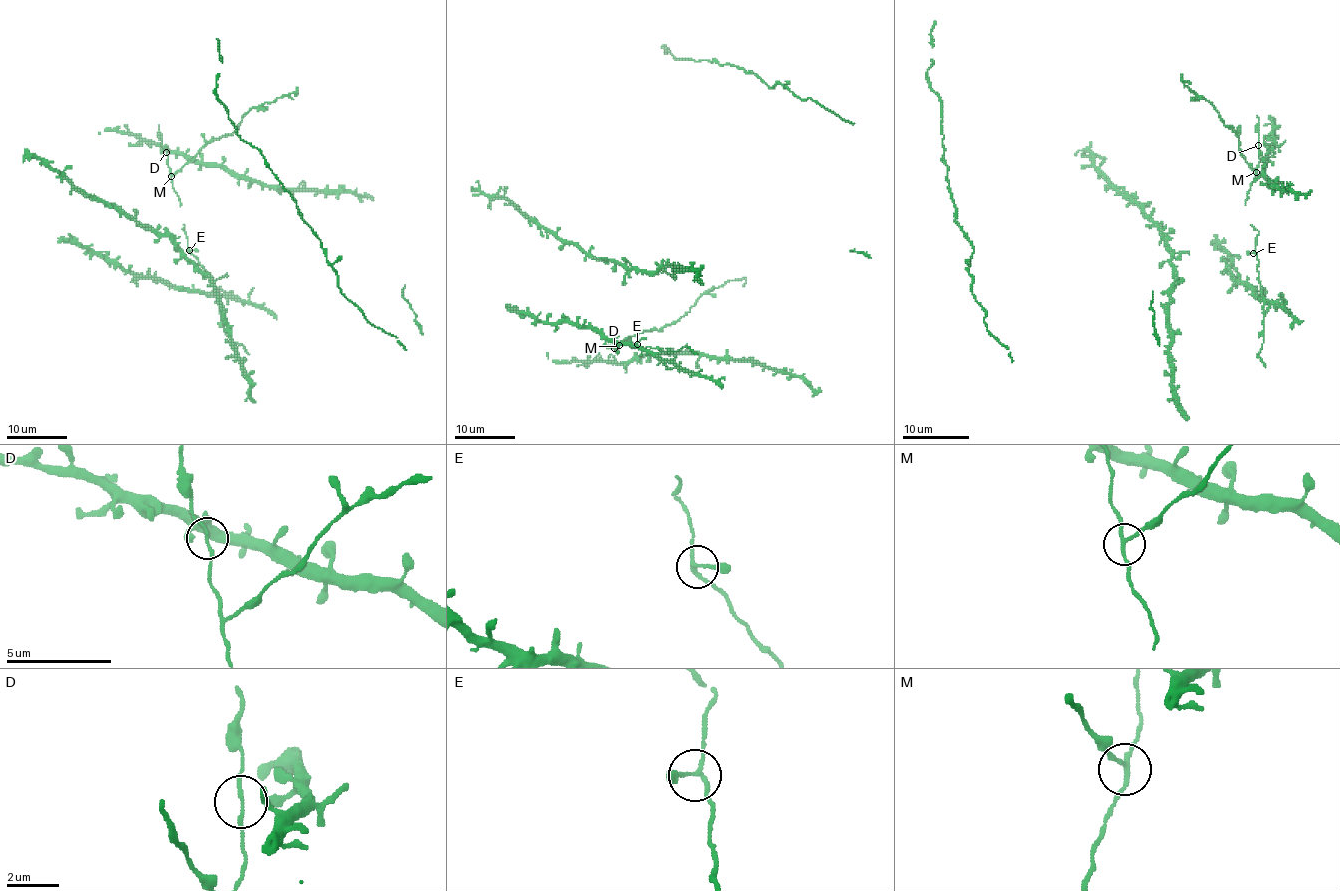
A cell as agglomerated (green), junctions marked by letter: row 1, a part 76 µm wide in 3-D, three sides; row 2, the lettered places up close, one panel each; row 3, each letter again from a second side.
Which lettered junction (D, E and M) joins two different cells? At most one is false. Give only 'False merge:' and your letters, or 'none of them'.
False merge: M

